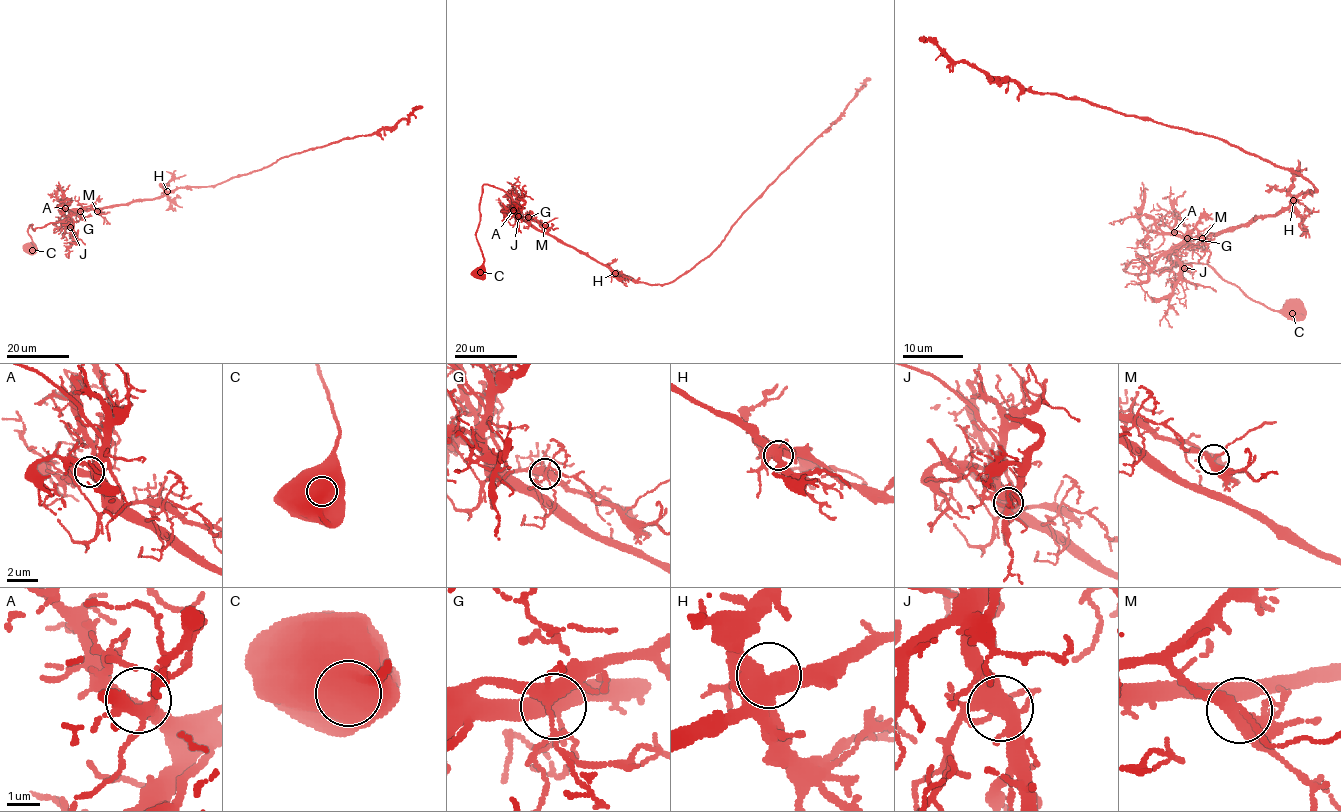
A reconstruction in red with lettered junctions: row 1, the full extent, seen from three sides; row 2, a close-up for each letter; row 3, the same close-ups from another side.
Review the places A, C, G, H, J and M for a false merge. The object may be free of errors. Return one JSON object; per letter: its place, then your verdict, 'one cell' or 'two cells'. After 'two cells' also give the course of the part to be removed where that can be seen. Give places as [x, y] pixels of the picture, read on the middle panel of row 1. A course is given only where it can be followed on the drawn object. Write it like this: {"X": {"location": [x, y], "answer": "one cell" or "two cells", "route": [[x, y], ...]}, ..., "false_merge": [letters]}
{"A": {"location": [513, 210], "answer": "one cell"}, "C": {"location": [480, 272], "answer": "one cell"}, "G": {"location": [528, 217], "answer": "one cell"}, "H": {"location": [615, 273], "answer": "one cell"}, "J": {"location": [518, 216], "answer": "one cell"}, "M": {"location": [545, 225], "answer": "one cell"}, "false_merge": []}

